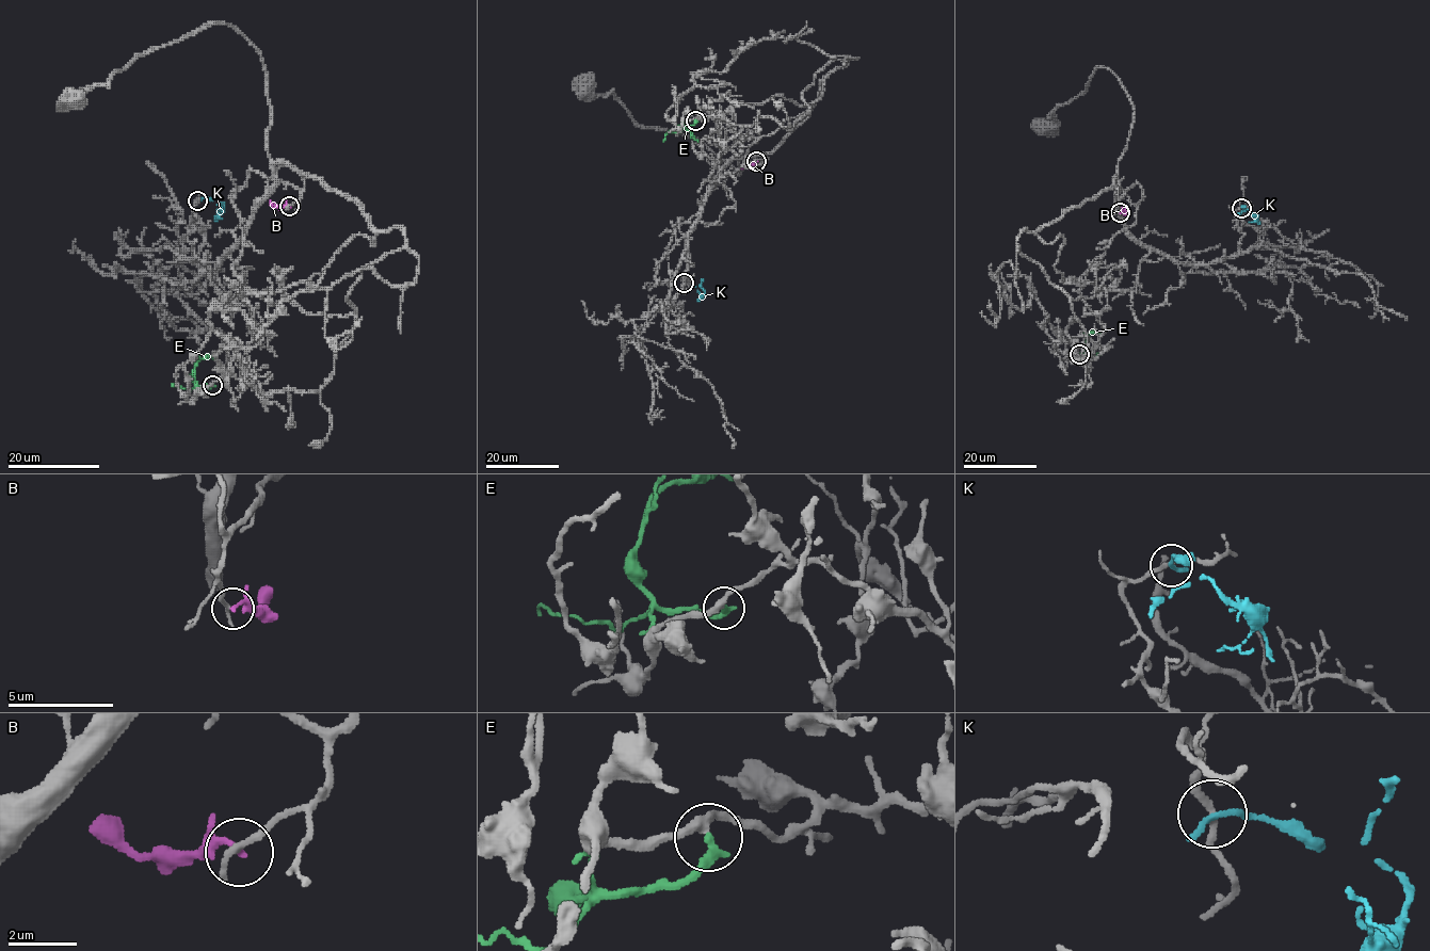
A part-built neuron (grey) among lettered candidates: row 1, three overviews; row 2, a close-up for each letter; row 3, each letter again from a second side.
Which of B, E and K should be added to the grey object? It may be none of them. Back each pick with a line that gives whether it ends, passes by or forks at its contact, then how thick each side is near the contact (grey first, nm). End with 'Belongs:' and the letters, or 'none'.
B: it ends there; 260 nm thick on the grey side, 170 nm on the other
Belongs: B

